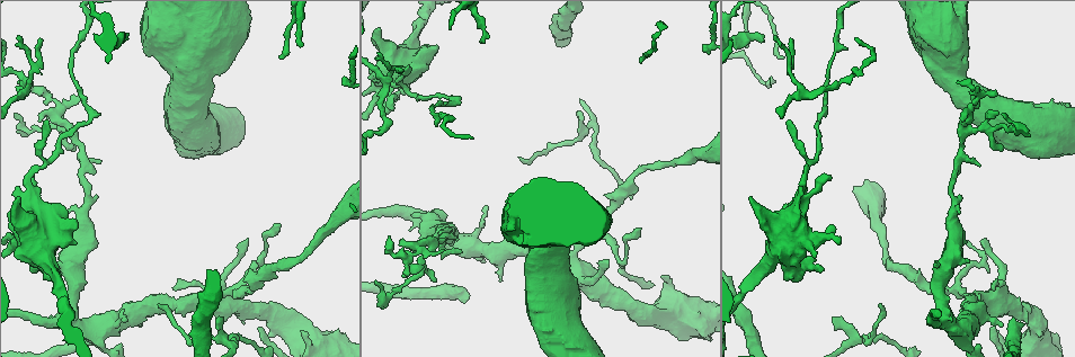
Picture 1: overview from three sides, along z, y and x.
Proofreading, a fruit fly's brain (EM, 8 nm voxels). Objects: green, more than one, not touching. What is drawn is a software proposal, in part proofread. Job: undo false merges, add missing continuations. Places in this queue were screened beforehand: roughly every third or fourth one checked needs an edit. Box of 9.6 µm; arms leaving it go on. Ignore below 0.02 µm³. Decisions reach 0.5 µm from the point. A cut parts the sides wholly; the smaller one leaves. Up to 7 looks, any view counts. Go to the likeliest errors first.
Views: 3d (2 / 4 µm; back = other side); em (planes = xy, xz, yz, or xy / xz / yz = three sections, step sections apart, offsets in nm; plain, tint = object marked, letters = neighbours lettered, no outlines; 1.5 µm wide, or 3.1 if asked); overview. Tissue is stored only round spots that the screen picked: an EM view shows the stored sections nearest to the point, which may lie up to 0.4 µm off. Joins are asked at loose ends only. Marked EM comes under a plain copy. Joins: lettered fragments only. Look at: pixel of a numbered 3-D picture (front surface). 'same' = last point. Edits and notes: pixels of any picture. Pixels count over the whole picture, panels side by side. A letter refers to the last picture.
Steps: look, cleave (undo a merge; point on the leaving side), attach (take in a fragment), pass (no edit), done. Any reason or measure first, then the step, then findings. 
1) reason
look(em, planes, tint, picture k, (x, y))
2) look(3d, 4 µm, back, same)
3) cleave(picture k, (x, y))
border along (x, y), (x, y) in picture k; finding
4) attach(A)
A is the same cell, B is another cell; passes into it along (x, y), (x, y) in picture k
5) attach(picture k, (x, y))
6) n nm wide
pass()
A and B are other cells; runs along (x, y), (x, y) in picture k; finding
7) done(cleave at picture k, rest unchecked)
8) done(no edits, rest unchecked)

stops while still wide
look(3d, 2 µm, back, picture 1, (1018, 324))

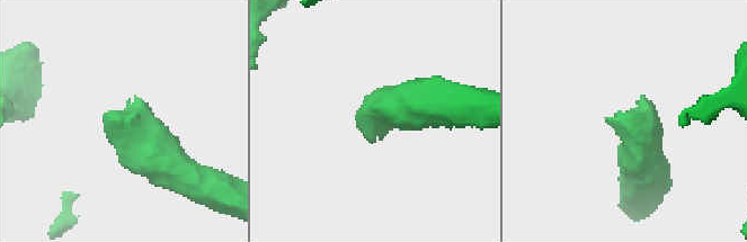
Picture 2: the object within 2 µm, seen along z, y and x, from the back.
need the tissue
look(em, planes, letters, picture 2, (356, 120))

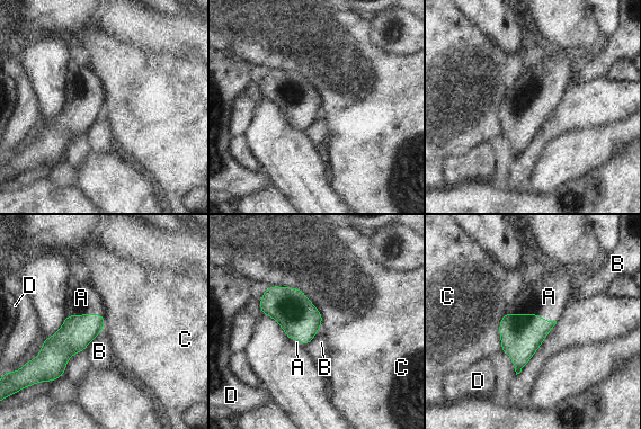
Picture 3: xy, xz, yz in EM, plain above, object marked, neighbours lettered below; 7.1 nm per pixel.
200 nm wide; C touches over 480 nm
attach(A)
A is the same cell, B, C and D are other cells; it goes on there

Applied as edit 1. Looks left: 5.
redraw
look(overview)

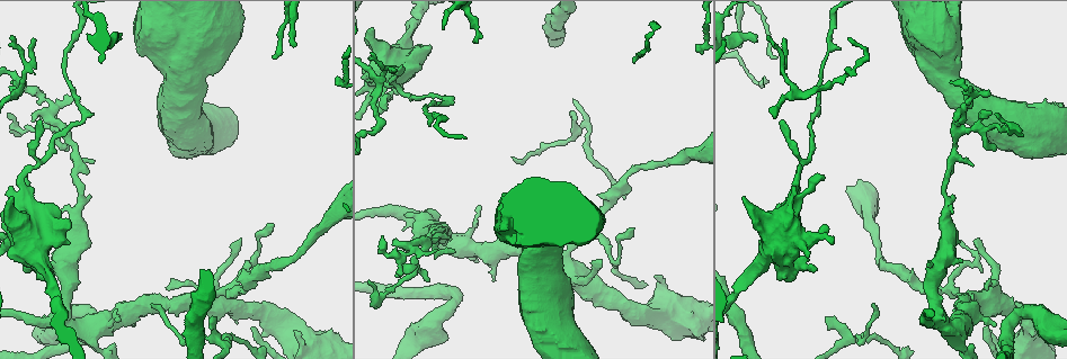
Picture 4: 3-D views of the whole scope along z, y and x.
thin end
look(3d, 4 µm, back, picture 4, (951, 81))

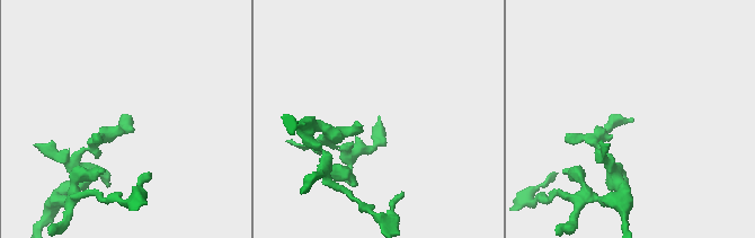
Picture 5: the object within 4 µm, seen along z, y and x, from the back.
need the tissue
look(em, yz, step 4, letters, picture 5, (632, 117))

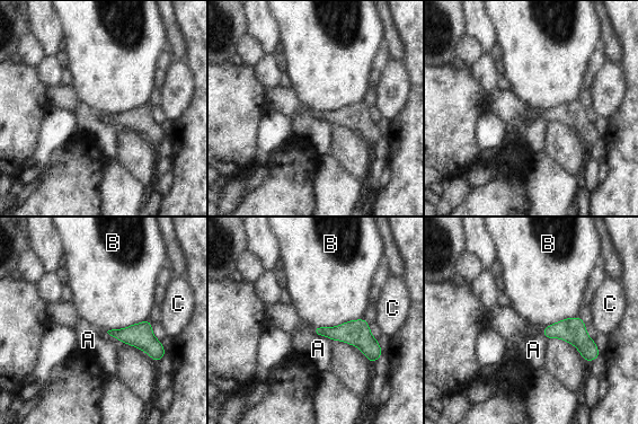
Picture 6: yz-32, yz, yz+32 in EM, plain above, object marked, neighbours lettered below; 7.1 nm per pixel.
B touches over 360 nm
pass()
A, B and C are other cells; border along (363, 317), (334, 326), (313, 327) in picture 6; none of them fits

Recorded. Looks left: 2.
stops while still wide
look(em, planes, tint, picture 4, (785, 279))

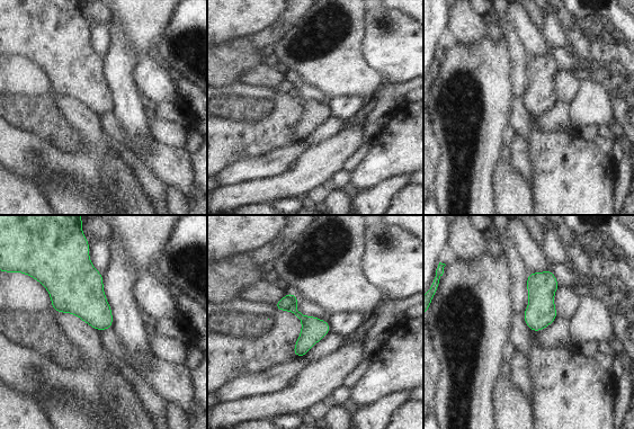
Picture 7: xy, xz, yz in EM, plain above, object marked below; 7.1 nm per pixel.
look(em, planes, letters, same)

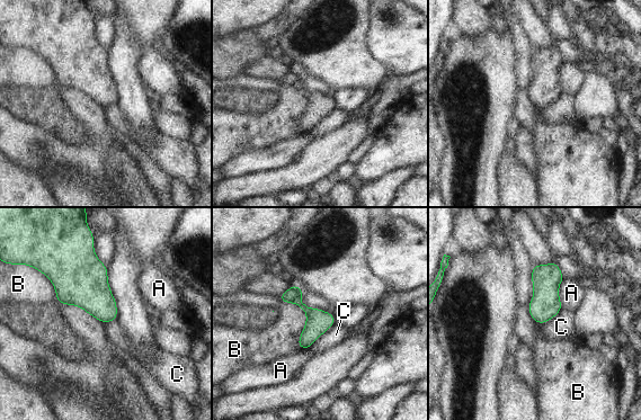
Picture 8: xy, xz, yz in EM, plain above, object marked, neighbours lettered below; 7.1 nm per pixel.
B touches over 400 nm
pass()
A, B and C are other cells; none of them fits

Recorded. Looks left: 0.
done(attach at picture 3, rest unchecked)

